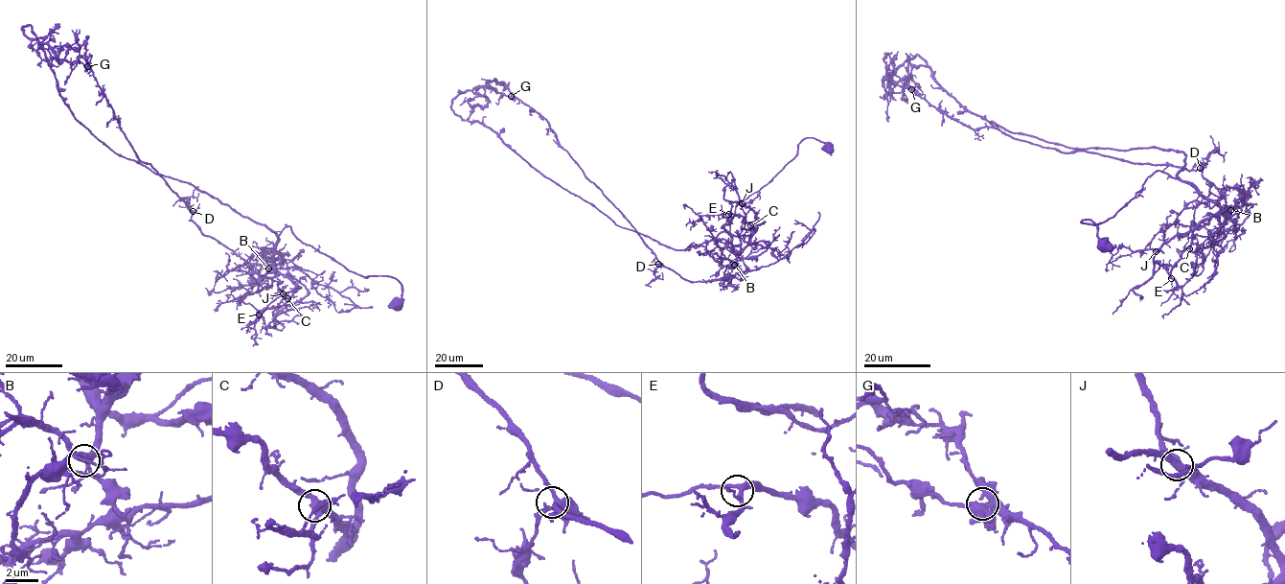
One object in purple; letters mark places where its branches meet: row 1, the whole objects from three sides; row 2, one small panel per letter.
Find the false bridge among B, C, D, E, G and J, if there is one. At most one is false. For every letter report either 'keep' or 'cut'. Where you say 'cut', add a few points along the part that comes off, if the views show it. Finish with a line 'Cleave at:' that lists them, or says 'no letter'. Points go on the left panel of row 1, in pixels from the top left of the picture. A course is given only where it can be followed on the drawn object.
B: keep
C: keep
D: keep
E: keep
G: cut | (86, 66), (133, 151), (188, 205), (202, 234), (249, 262), (303, 270), (357, 305), (370, 308)
J: keep
Cleave at: G

